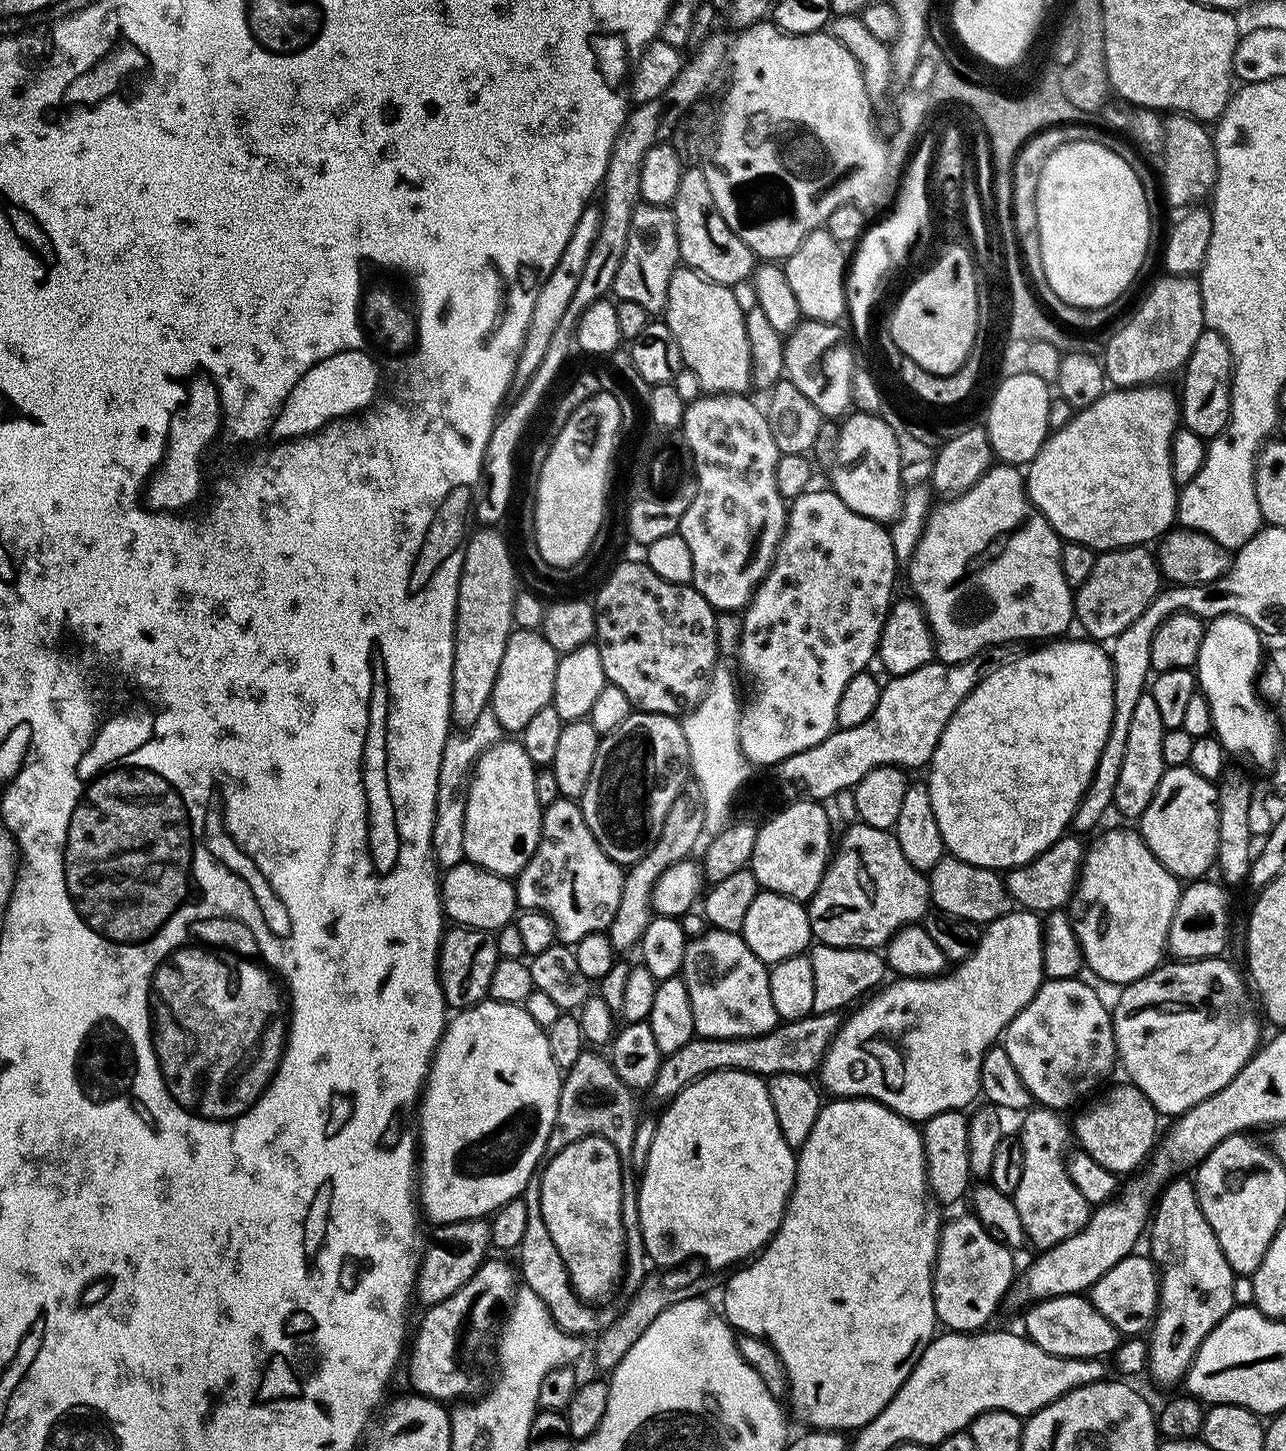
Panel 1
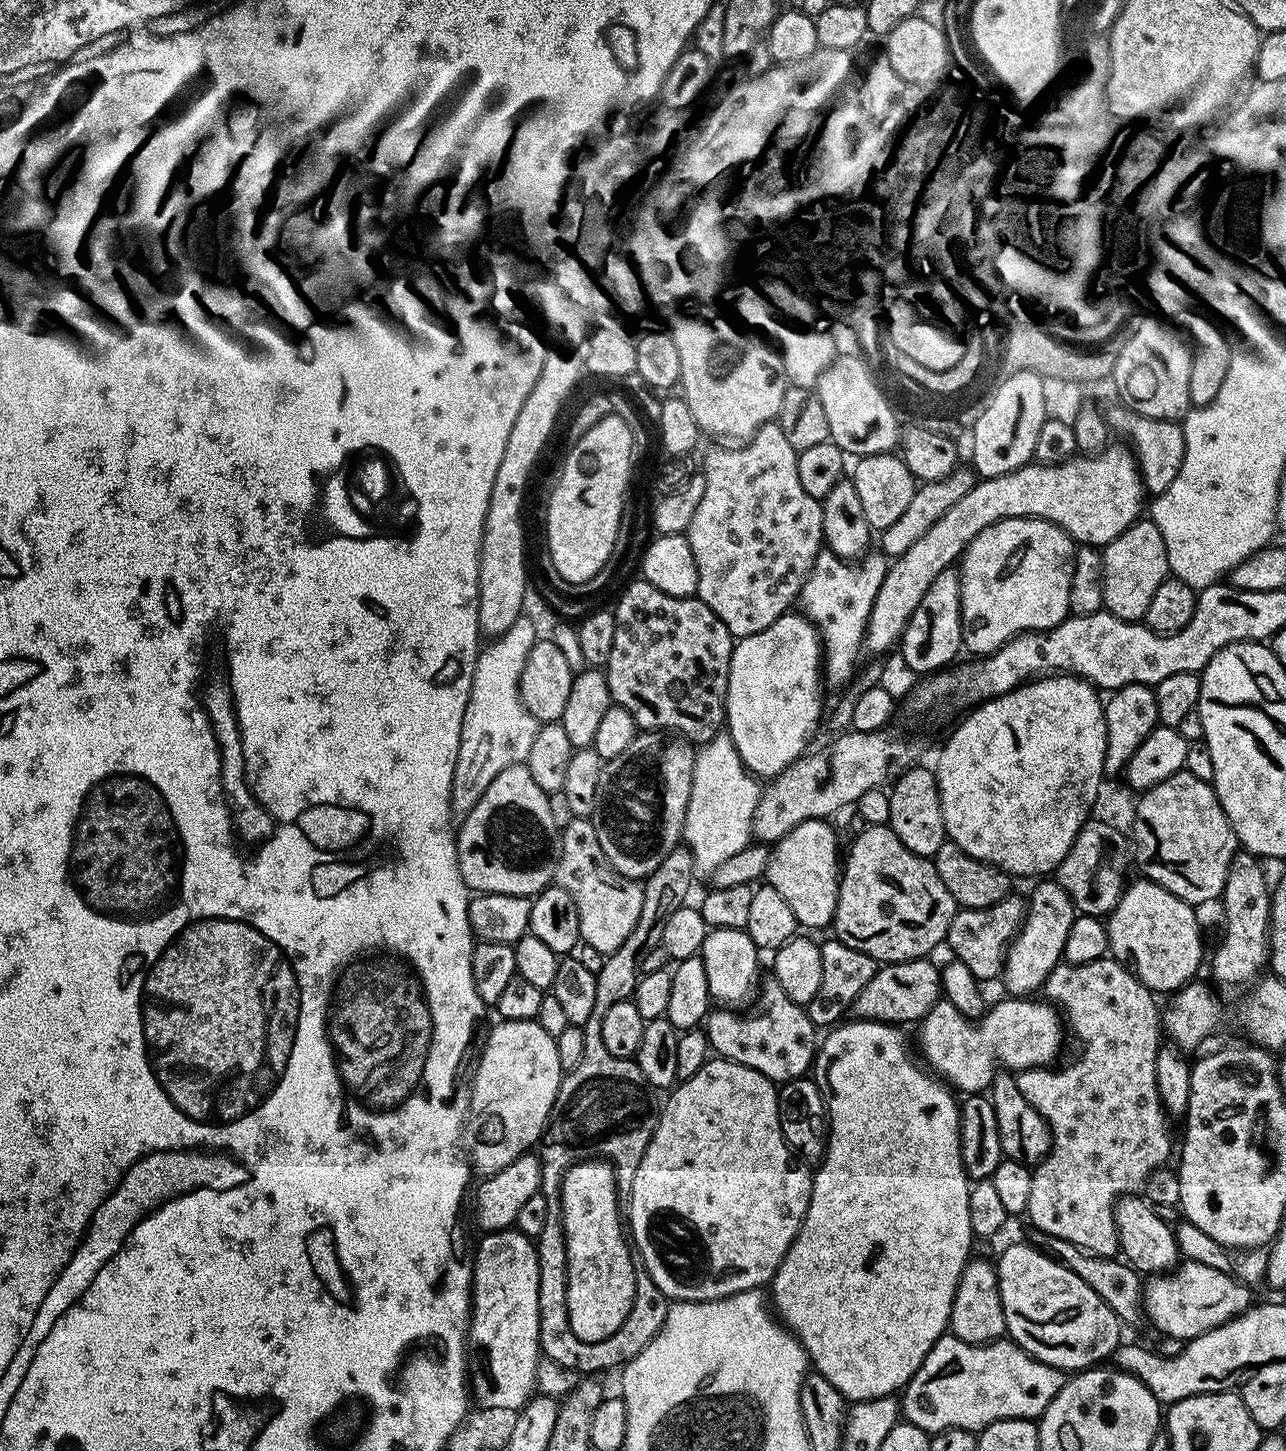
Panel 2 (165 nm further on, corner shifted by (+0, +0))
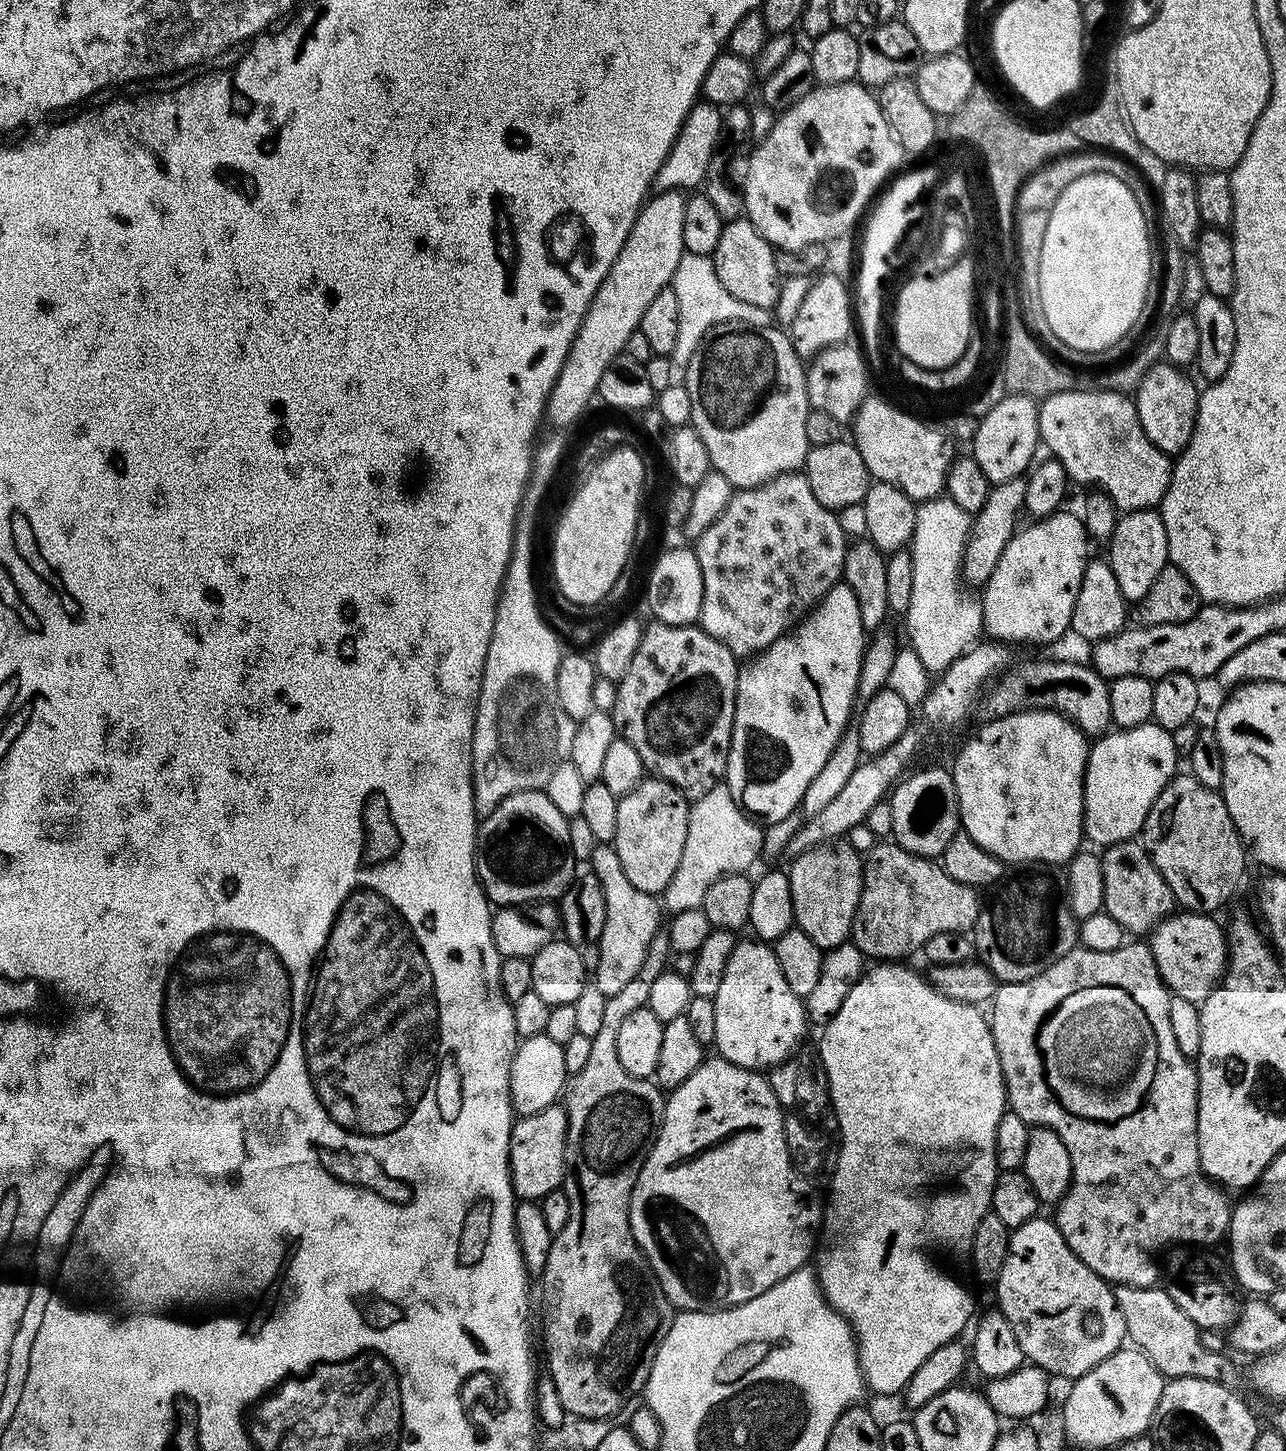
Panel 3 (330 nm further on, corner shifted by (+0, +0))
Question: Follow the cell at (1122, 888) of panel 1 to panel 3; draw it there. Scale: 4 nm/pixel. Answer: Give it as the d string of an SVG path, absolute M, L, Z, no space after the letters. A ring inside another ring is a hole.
M1180 910L1166 917L1165 920L1161 920L1150 933L1152 957L1158 966L1158 974L1164 979L1164 985L1168 987L1169 993L1172 996L1186 998L1191 1004L1197 1006L1203 1004L1205 998L1216 989L1226 969L1229 946L1225 929L1216 919L1217 917L1212 914Z

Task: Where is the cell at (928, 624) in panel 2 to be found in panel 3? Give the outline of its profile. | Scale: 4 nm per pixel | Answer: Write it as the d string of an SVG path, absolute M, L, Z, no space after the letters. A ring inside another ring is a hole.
M1017 478L989 487L988 497L982 510L978 510L972 516L972 535L969 536L968 544L964 548L962 580L965 585L983 586L987 584L990 574L994 574L994 566L998 566L1002 550L1006 550L1010 538L1016 535L1018 525L1021 523L1019 520L1024 512L1027 485L1027 479Z

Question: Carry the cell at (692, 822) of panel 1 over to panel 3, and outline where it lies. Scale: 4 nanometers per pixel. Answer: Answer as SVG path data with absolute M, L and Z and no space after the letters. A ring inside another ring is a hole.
M661 930L656 932L650 942L650 946L646 950L646 958L642 962L642 970L638 970L638 974L634 974L634 978L630 978L630 983L623 990L618 990L618 994L607 997L602 1026L599 1027L598 1034L594 1034L592 1037L590 1058L586 1061L586 1066L583 1070L578 1070L578 1074L570 1077L562 1093L562 1103L568 1118L566 1146L570 1150L570 1156L574 1164L577 1164L577 1171L574 1174L570 1172L565 1175L562 1187L566 1195L570 1198L570 1218L566 1221L566 1230L562 1230L553 1239L550 1246L550 1254L546 1258L546 1266L542 1273L542 1279L544 1279L544 1356L548 1359L547 1375L552 1379L554 1386L558 1390L558 1398L562 1402L564 1411L576 1414L584 1419L607 1420L615 1417L615 1412L622 1411L624 1403L627 1400L632 1400L635 1396L639 1397L643 1393L646 1382L650 1378L650 1370L654 1366L654 1358L658 1354L658 1350L662 1346L666 1334L670 1330L674 1315L674 1305L668 1301L664 1291L660 1288L660 1283L656 1281L656 1276L653 1274L651 1266L644 1259L644 1253L640 1251L640 1248L636 1244L632 1227L628 1221L628 1207L630 1206L630 1198L636 1185L636 1179L640 1173L640 1165L644 1163L650 1154L650 1150L654 1146L654 1142L658 1138L660 1127L662 1126L664 1113L658 1107L662 1096L659 1096L661 1093L651 1079L643 1080L634 1074L630 1074L622 1066L622 1061L618 1059L618 1029L621 1028L622 1021L629 1014L634 1014L634 1010L647 1005L650 998L650 986L657 980L658 974L662 974L669 967L668 956L671 957L672 955L673 950L670 946L670 938L667 931Z

